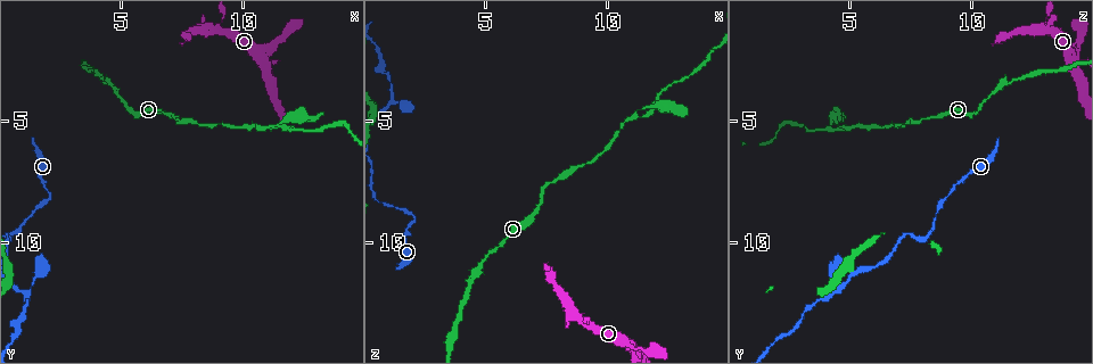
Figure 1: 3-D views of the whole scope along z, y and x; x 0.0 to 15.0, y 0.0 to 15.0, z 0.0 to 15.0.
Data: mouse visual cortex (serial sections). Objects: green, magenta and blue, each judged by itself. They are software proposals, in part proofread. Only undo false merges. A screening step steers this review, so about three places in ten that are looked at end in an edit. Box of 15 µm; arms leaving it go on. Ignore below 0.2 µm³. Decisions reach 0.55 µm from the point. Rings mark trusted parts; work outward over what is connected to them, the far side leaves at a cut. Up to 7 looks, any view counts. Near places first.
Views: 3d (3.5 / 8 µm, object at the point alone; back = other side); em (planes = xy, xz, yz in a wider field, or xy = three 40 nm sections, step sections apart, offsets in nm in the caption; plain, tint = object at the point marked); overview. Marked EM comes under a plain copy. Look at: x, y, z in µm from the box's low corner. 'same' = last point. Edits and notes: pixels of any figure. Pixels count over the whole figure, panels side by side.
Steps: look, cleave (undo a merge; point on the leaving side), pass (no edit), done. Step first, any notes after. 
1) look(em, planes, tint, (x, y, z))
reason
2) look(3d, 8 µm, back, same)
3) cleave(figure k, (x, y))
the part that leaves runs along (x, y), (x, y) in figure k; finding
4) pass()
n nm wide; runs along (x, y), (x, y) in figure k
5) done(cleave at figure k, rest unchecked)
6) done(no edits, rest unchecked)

look(3d, 3.5 µm, (2.2, 8.2, 9.0))
sharp bend

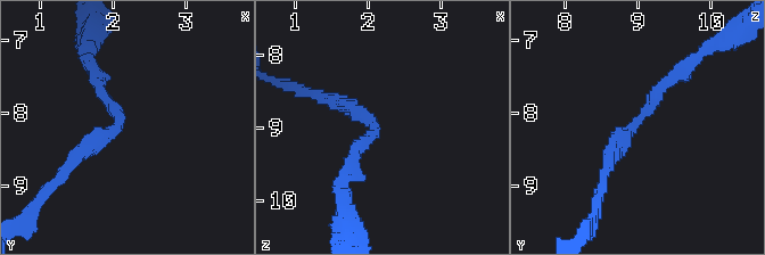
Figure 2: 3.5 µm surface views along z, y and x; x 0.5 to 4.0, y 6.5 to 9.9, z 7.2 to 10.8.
look(em, planes, tint, (2.10, 8.20, 8.95))

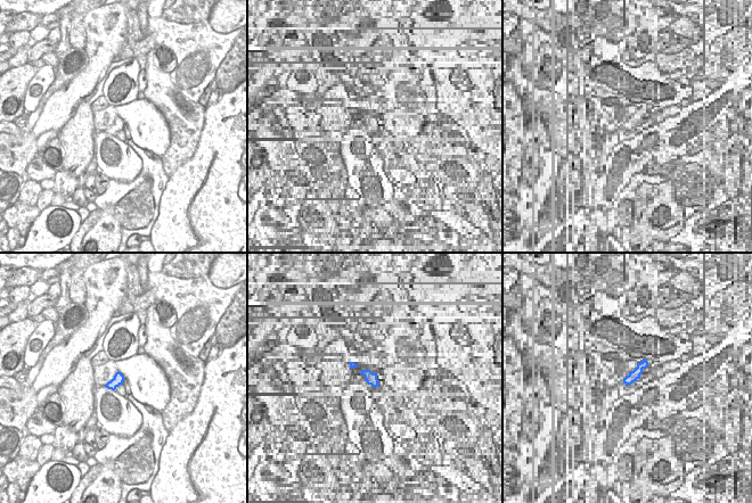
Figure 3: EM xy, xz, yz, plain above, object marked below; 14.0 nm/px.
pass()
runs along (680, 73), (615, 144), (607, 171) in figure 2; one cell here

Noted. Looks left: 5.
look(3d, 3.5 µm, (1.1, 12.2, 4.4))
branch point

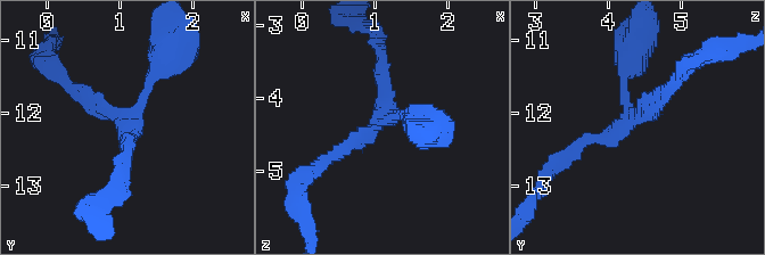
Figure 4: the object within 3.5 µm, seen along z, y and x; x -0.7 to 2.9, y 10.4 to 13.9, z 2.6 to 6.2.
pass()
arms of 150, 200, 200 nm; runs along (325, 164), (377, 123), (419, 120) in figure 4; one cell here

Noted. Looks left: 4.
look(3d, 3.5 µm, back, (11.1, 5.2, 4.8))
side arm on a straight run

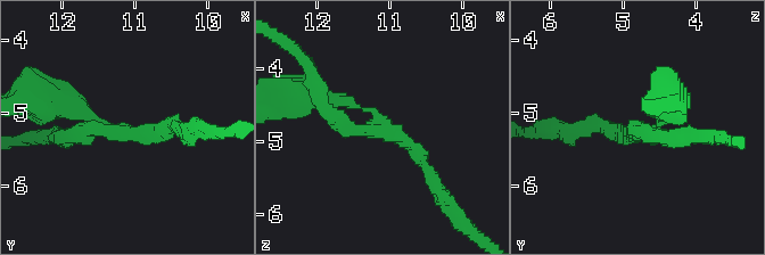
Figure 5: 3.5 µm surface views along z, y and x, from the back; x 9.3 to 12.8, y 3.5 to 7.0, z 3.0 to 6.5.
look(em, xy, step 1, tint, (11.15, 5.25, 4.80))
3 arms; arms of 200, 200, 200 nm

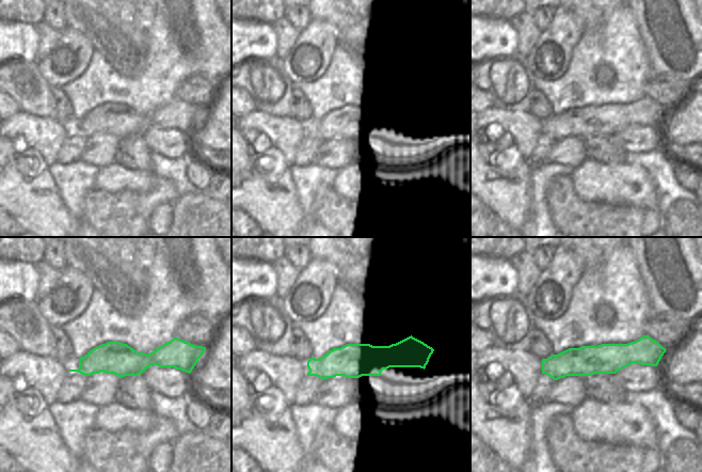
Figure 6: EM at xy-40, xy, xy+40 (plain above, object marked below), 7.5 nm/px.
look(em, xy, step 3, tint, same)
another direction

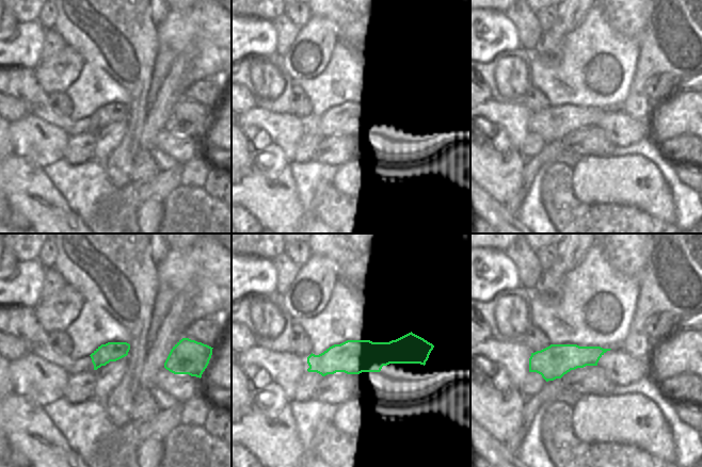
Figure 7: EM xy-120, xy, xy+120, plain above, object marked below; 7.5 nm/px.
pass()
runs along (430, 172), (371, 110), (322, 97) in figure 5; continuous, no second cell

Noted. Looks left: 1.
done(no edits, rest unchecked)

